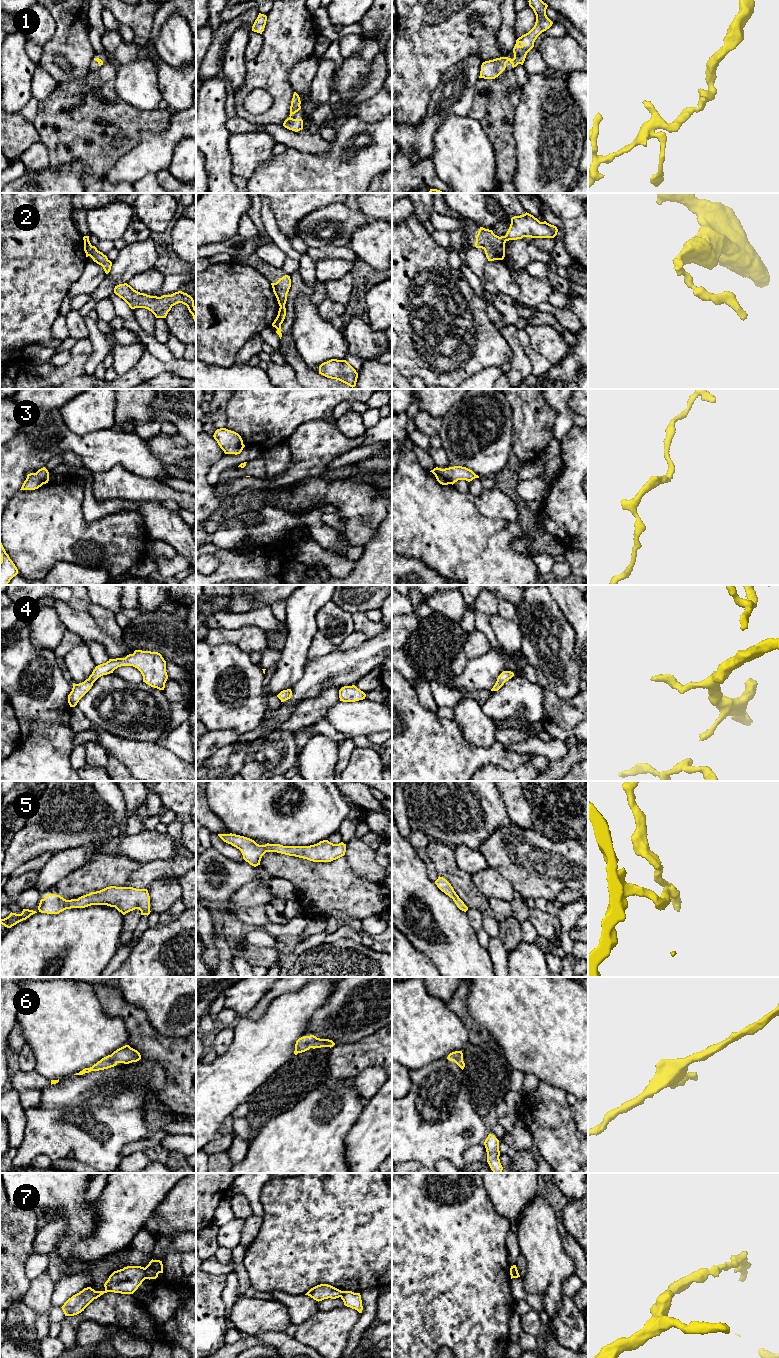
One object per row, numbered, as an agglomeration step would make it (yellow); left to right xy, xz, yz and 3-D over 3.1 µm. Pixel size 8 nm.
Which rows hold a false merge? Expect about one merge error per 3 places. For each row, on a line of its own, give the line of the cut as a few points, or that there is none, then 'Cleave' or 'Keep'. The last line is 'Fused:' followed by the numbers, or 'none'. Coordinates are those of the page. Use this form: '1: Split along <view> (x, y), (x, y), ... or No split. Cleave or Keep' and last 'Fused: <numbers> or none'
1: No split. Keep
2: Split along xz (284, 305), (280, 307). Cleave
3: No split. Keep
4: No split. Keep
5: No split. Keep
6: No split. Keep
7: Split along xy (144, 1268), (147, 1278). Cleave
Fused: 2, 7

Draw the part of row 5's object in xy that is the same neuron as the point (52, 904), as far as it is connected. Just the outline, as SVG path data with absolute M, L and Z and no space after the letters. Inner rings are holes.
M116 886L106 887L71 900L66 900L60 895L48 894L40 900L38 910L41 913L59 914L66 909L85 908L91 905L115 907L123 915L135 909L139 909L141 915L148 916L151 912L147 889Z

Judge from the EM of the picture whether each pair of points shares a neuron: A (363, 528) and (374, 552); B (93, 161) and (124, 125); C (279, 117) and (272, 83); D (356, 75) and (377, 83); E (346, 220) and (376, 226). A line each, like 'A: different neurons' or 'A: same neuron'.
A: different neurons
B: same neuron
C: same neuron
D: different neurons
E: different neurons

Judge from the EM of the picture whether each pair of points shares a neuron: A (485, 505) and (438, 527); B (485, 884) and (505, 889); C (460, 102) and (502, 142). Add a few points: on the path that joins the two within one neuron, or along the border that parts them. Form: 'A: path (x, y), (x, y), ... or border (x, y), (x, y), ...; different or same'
A: border (474, 497), (474, 505), (483, 515), (498, 518); different
B: path (490, 884), (500, 888); same
C: border (476, 87), (473, 104), (466, 115); different

